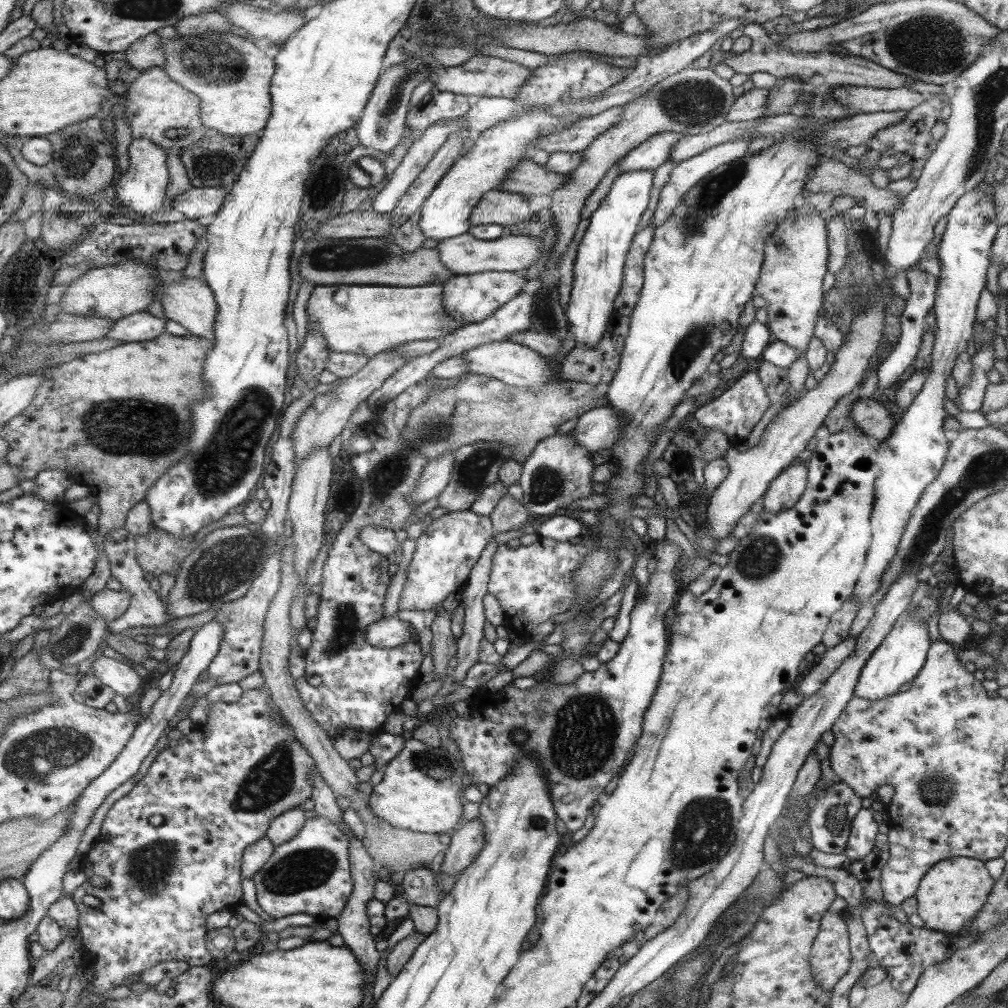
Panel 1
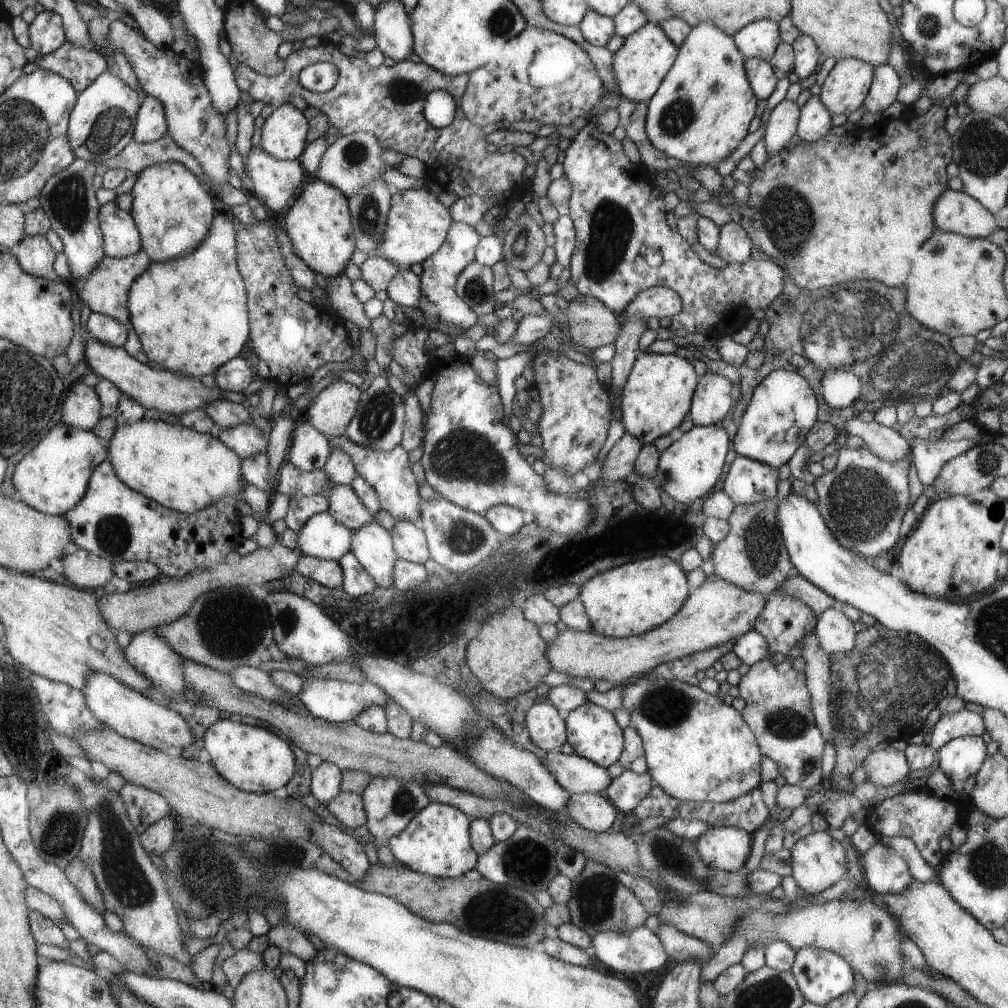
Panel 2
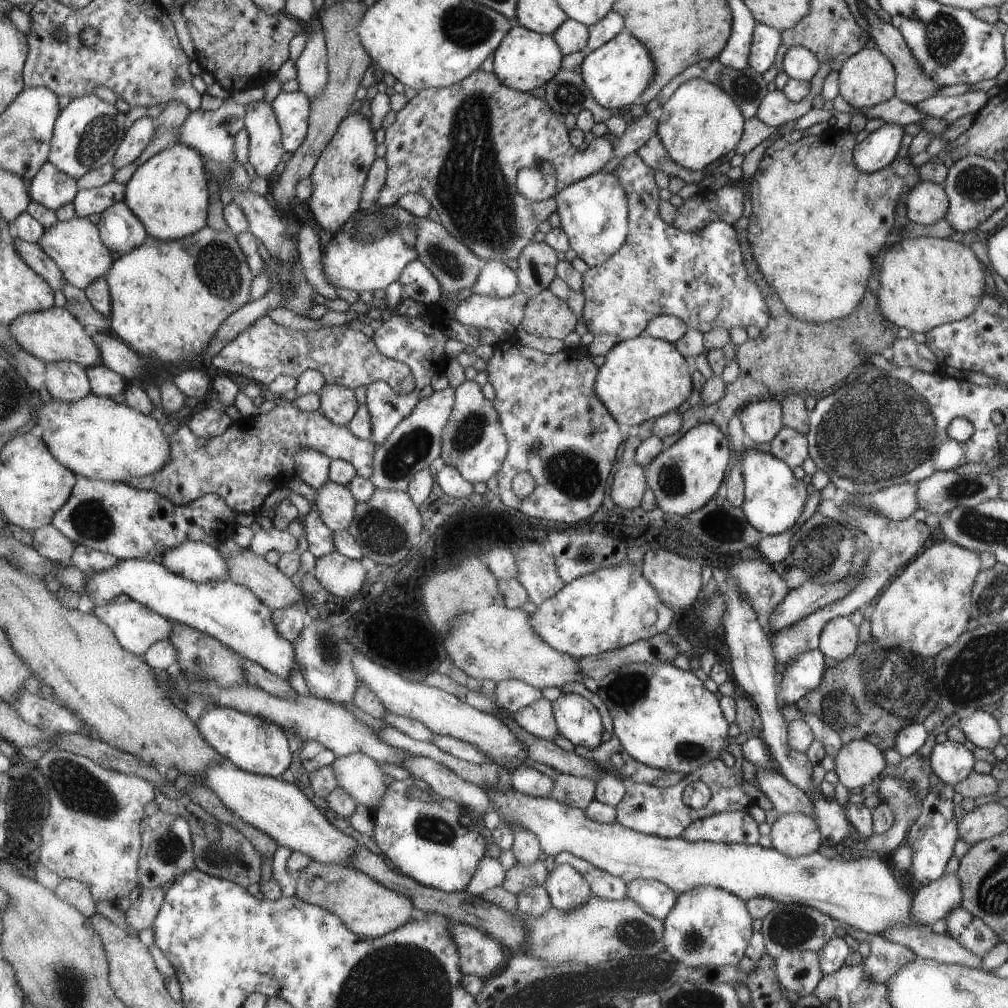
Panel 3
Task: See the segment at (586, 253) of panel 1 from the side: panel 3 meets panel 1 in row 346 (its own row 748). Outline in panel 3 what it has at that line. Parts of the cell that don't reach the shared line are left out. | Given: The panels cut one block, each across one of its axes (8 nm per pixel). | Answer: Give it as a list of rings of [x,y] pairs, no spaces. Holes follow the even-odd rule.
[[[562,693],[552,705],[561,736],[574,746],[588,750],[600,746],[604,726],[596,706],[590,700],[578,694]]]

